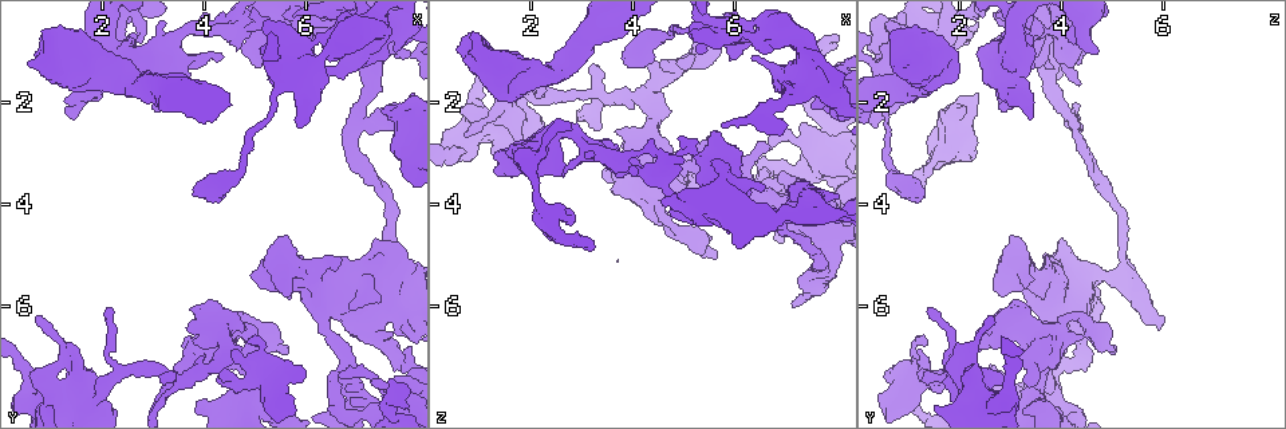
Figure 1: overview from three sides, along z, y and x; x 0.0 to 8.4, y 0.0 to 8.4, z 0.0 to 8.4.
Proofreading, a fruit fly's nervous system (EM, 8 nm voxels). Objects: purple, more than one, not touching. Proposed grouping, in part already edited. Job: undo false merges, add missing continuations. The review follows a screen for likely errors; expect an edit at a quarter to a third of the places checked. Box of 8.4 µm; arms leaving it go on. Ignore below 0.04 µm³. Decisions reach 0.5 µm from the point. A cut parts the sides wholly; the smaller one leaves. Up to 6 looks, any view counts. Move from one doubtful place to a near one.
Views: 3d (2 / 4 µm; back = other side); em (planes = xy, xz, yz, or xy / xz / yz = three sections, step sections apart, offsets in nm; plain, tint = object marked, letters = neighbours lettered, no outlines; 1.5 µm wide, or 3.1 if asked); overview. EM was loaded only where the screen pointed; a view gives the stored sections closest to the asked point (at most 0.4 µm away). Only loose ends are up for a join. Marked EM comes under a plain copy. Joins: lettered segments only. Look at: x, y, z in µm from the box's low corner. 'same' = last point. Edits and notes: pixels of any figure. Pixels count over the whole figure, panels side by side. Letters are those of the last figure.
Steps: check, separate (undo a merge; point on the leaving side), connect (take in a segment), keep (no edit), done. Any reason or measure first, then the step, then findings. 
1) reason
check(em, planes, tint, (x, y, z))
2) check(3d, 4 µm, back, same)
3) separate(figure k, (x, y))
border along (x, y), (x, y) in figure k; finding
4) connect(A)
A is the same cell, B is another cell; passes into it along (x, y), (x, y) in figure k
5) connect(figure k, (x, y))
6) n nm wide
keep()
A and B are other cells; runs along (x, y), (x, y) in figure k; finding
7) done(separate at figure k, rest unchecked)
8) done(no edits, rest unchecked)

branch stops here
check(em, xy, step 4, tint, (7.15, 6.35, 6.00))

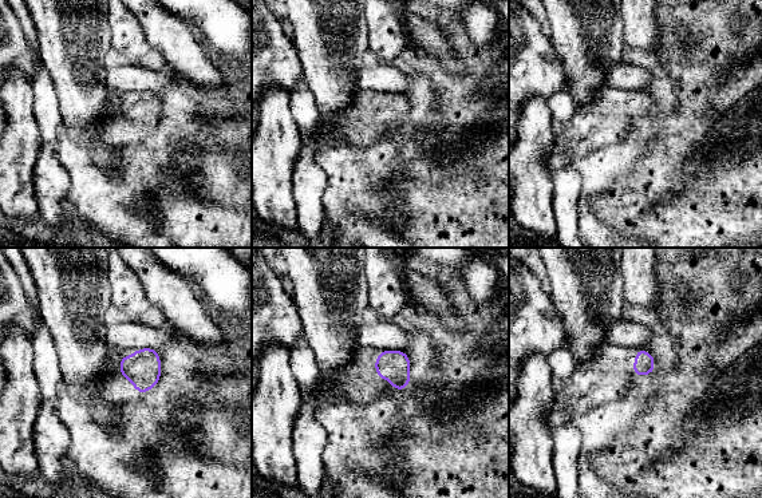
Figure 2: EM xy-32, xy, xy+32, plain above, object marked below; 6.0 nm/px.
check(em, xz, step 4, letters, same)

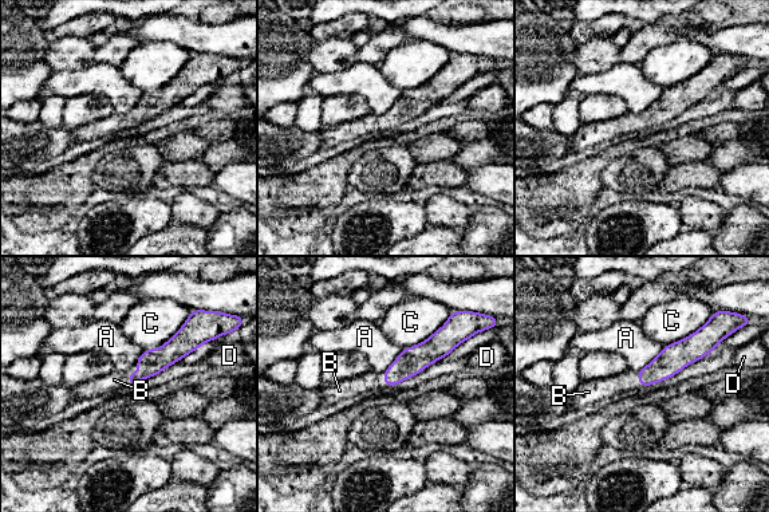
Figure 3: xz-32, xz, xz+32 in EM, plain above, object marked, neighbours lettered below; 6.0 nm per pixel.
C touches over 360 nm
connect(B)
B is the same cell, A, C and D are other cells; passes into it along (673, 358), (639, 379), (599, 389) in figure 3; it goes on there

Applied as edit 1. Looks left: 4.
thick end
check(3d, 4 µm, (6.85, 5.15, 4.00))

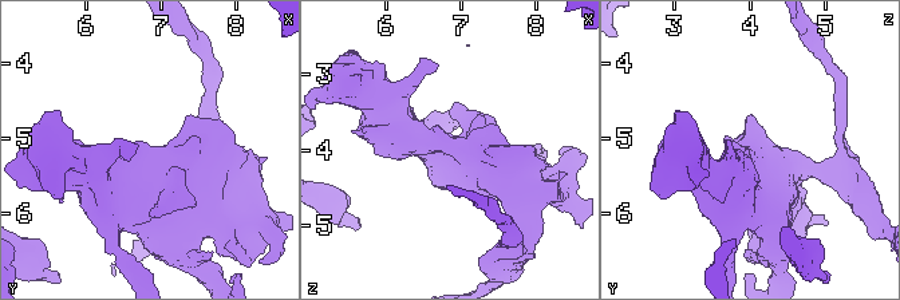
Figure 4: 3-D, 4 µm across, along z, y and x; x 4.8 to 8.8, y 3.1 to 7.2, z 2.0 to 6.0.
check(em, xy, step 8, letters, (6.85, 5.20, 4.05))

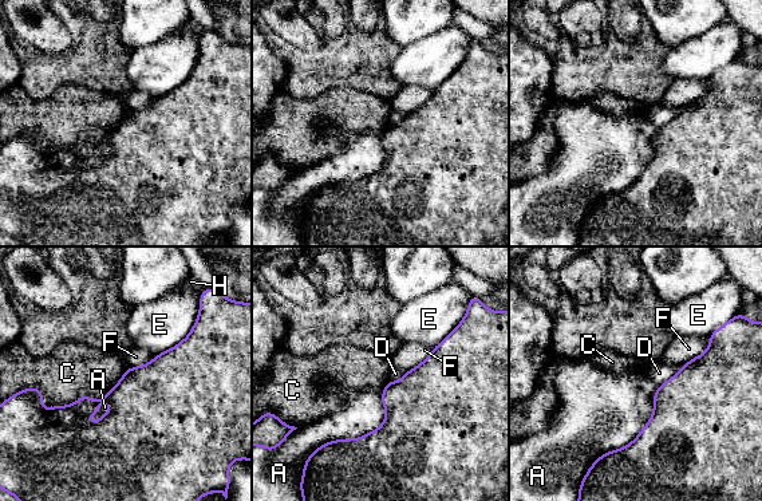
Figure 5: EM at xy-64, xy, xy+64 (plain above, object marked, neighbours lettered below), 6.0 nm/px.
keep()
A, C, D, E, F and H are other cells; border along (129, 367), (67, 406), (31, 389) in figure 5; none of them fits

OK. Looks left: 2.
branch stops here
check(em, planes, tint, (0.60, 1.30, 0.80))

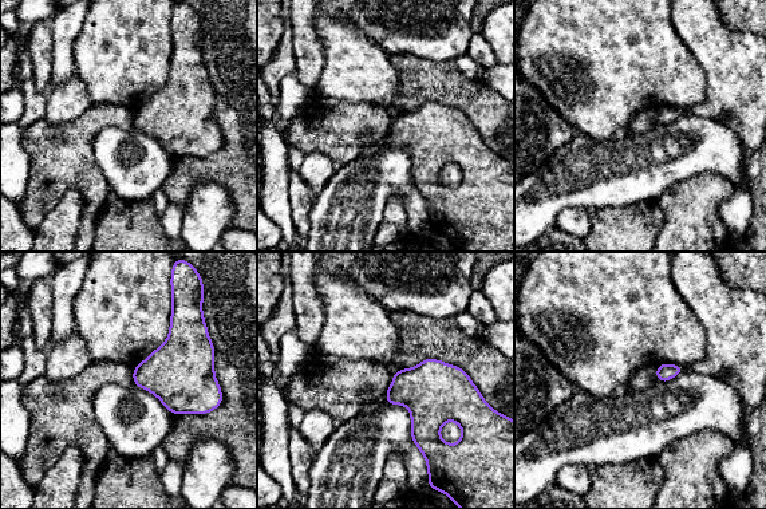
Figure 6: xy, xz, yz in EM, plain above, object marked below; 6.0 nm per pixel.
check(em, planes, letters, same)

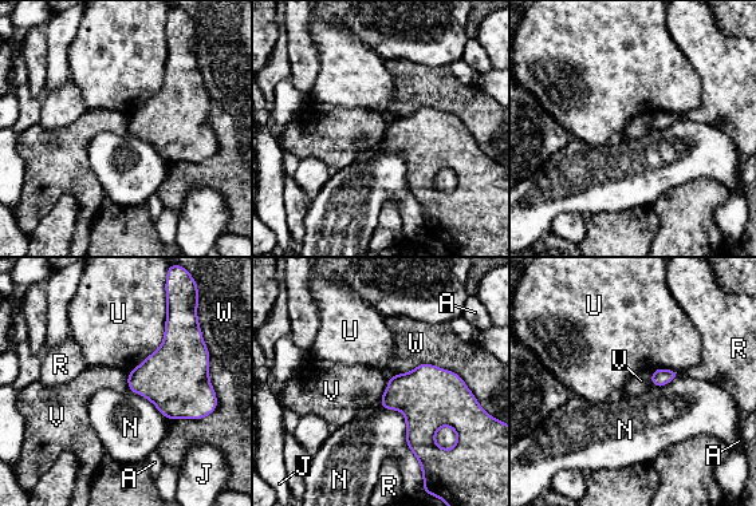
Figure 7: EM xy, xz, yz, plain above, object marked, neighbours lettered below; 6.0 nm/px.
keep()
A, J, N, R, U, V and W are other cells; none of them fits

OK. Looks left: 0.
done(connect at figure 3, rest unchecked)

